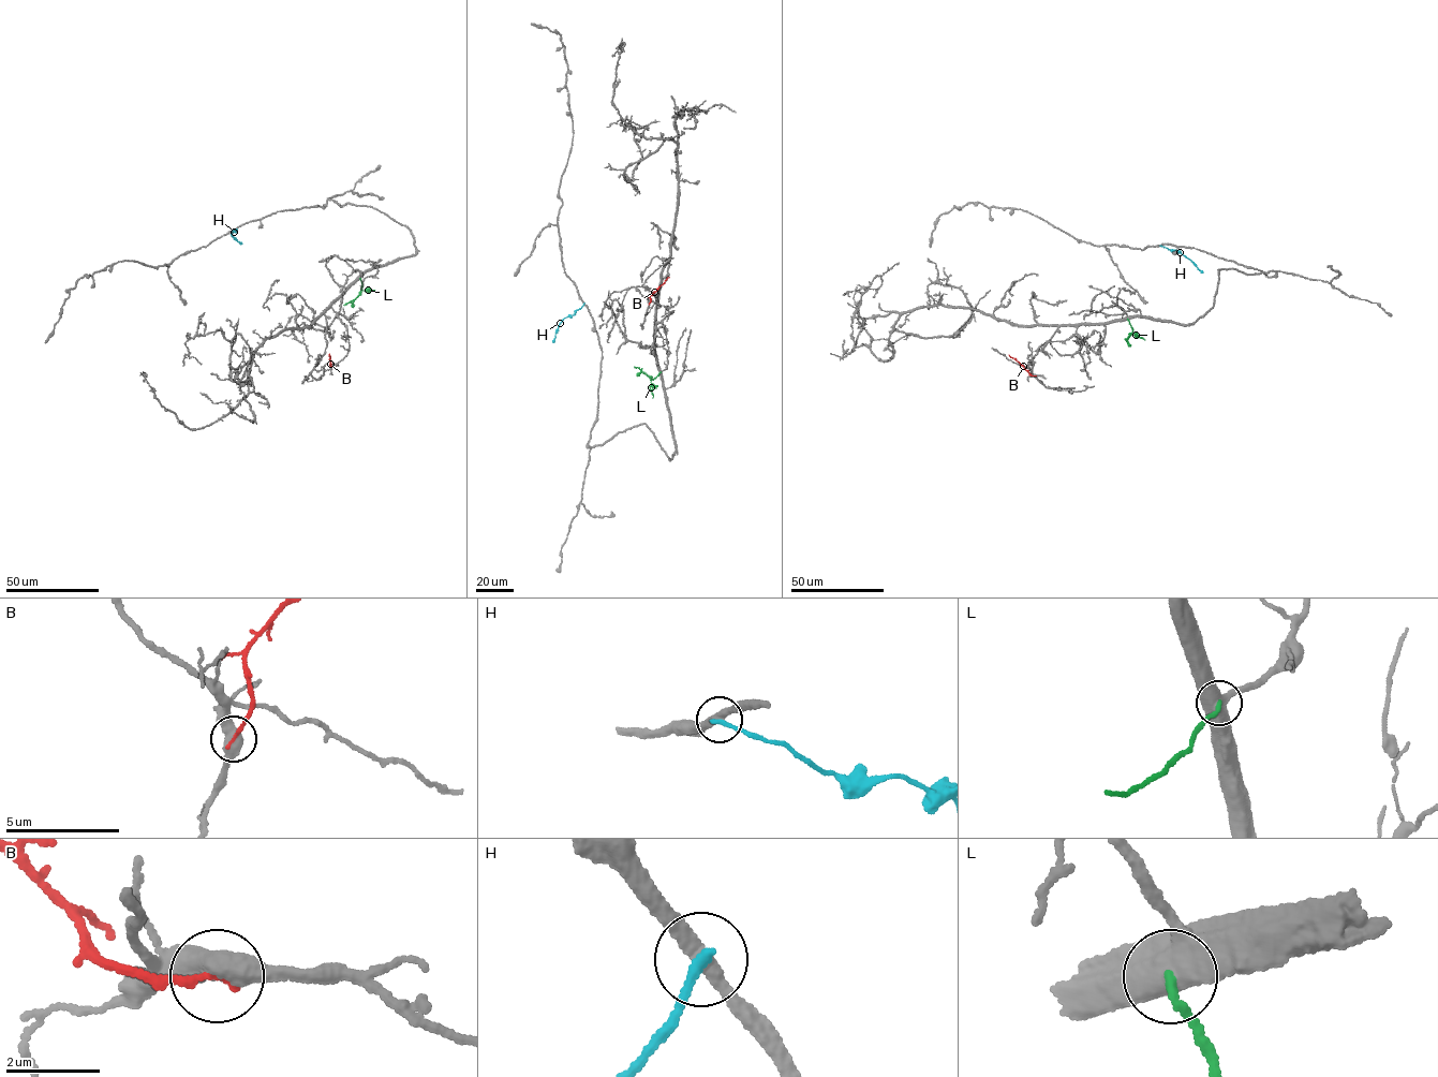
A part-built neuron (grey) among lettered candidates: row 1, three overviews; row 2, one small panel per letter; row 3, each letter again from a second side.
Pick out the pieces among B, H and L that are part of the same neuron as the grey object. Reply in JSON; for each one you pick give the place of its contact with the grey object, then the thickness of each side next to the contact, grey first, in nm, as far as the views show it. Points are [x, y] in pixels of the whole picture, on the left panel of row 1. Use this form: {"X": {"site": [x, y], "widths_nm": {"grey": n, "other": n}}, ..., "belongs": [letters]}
{"belongs": []}

